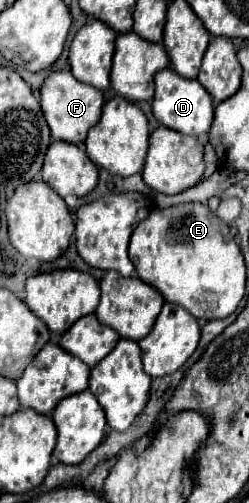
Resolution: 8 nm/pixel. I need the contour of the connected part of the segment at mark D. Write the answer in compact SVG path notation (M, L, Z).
M166 67L164 71L156 73L154 83L156 83L156 95L152 101L152 111L160 125L184 135L202 135L210 129L212 119L214 119L212 97L196 79L180 77L174 69Z

